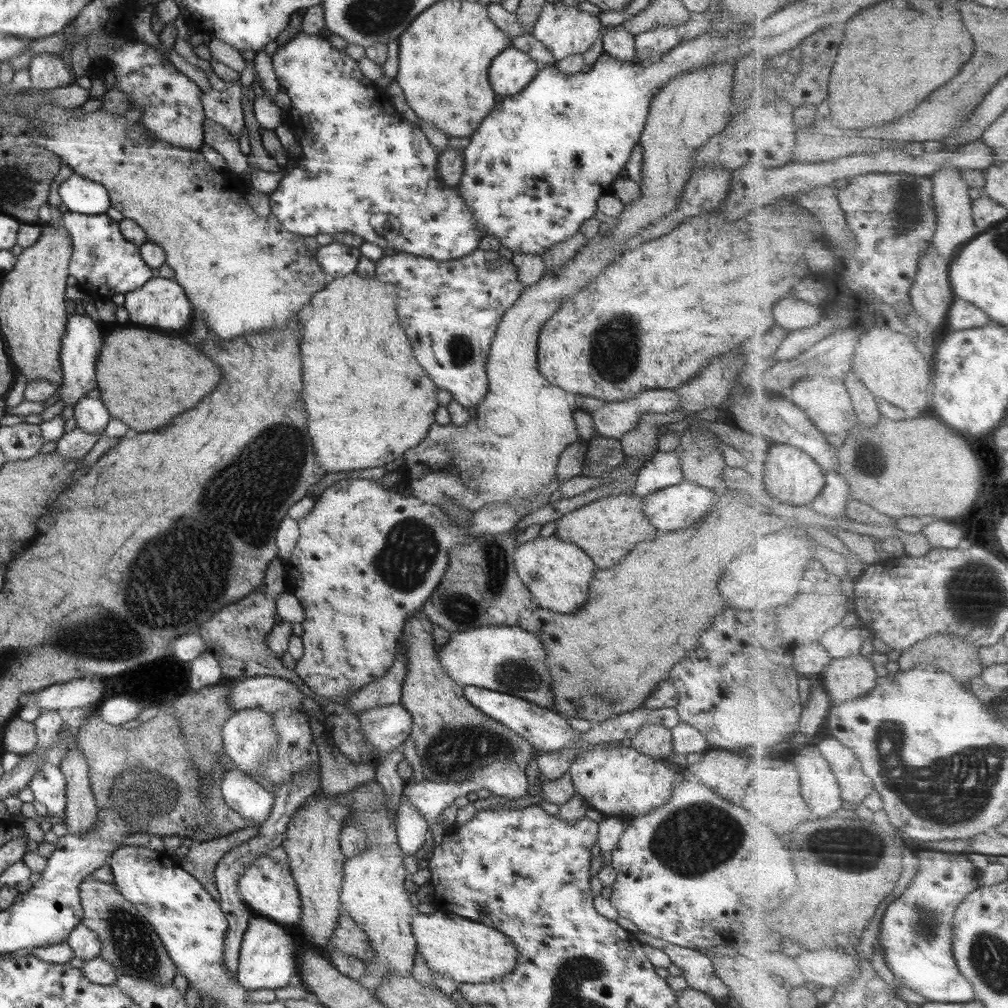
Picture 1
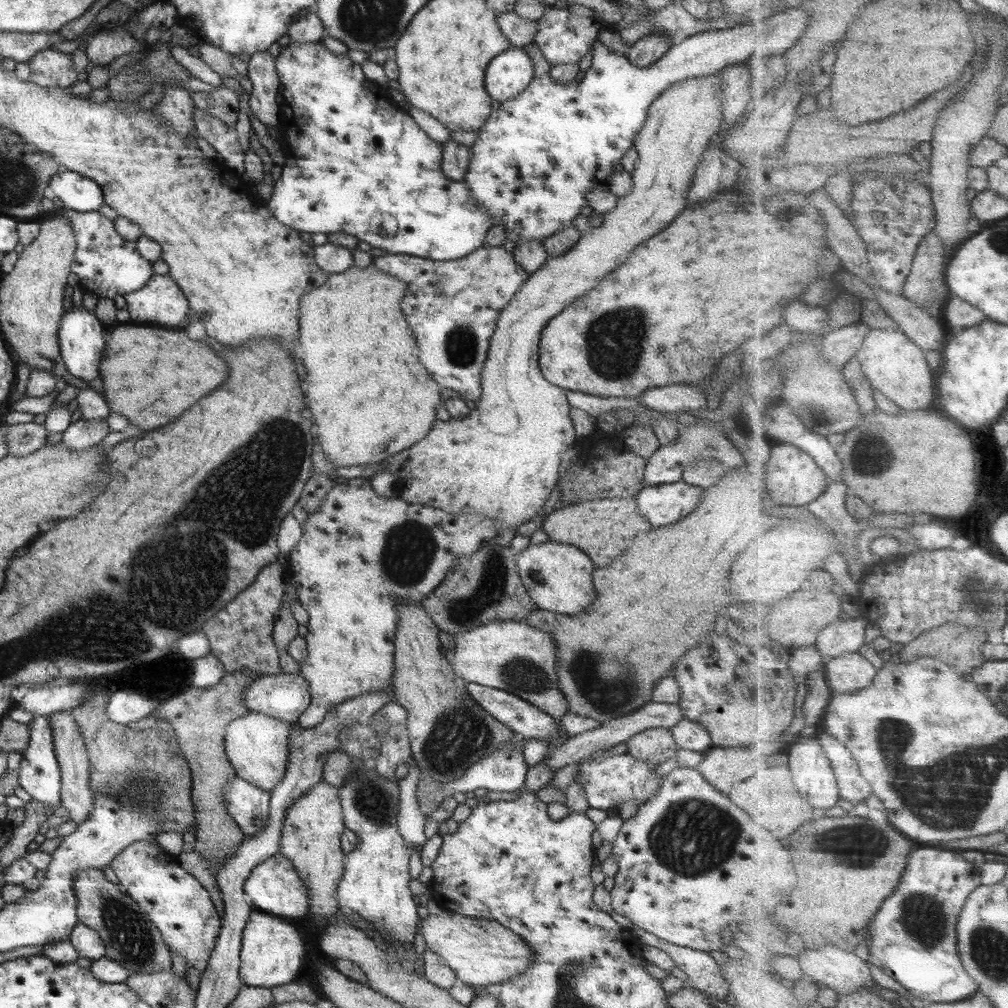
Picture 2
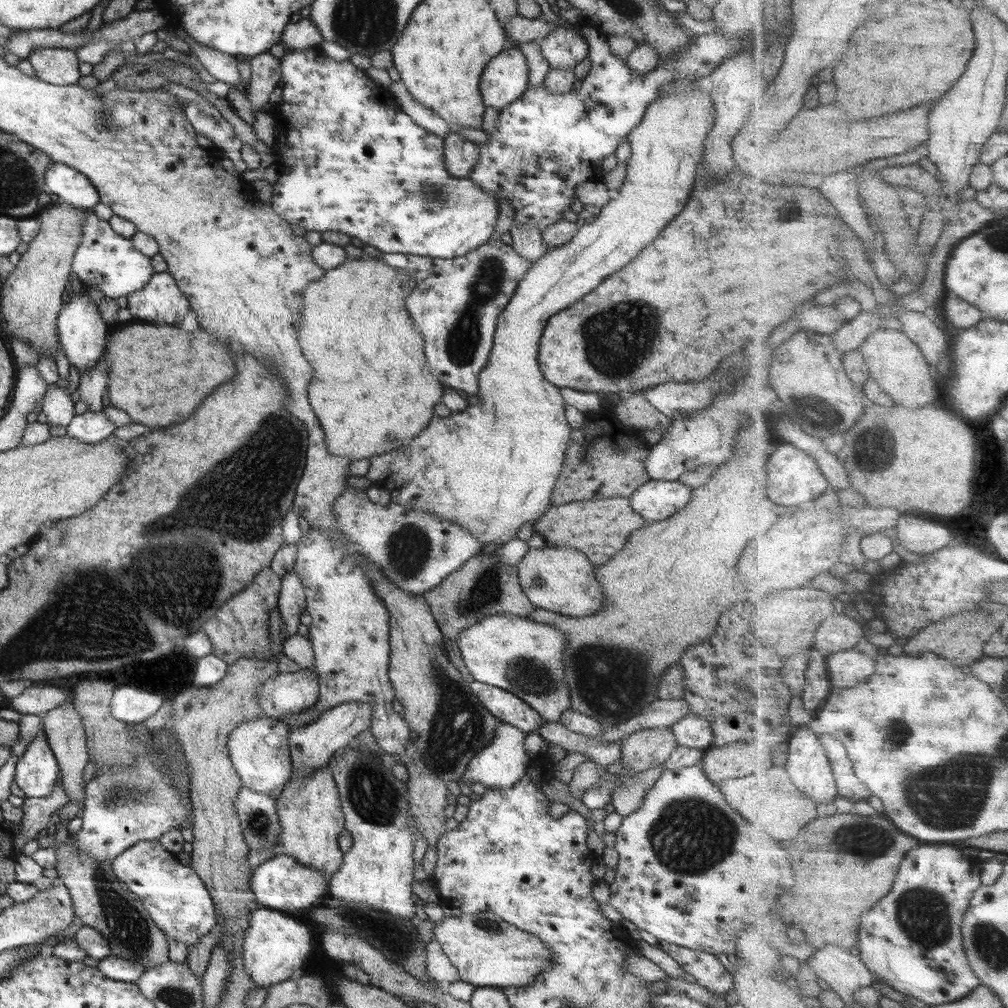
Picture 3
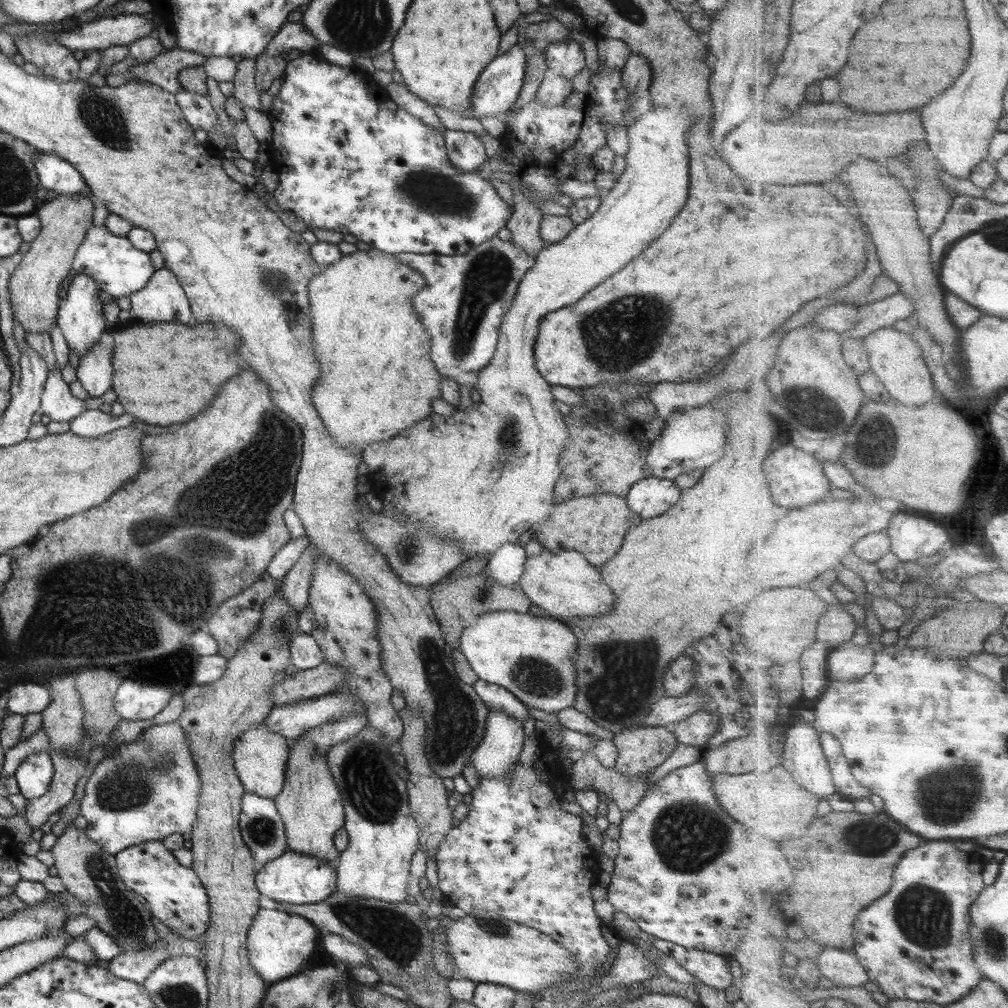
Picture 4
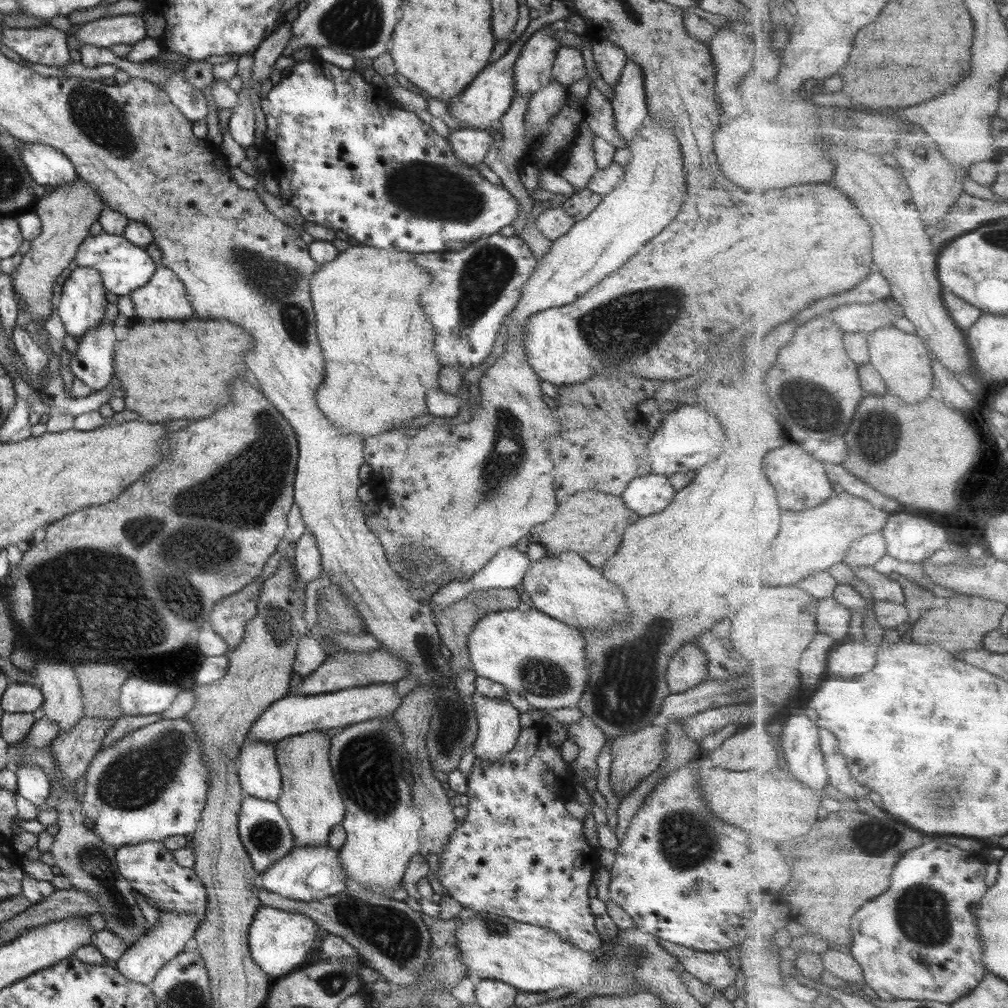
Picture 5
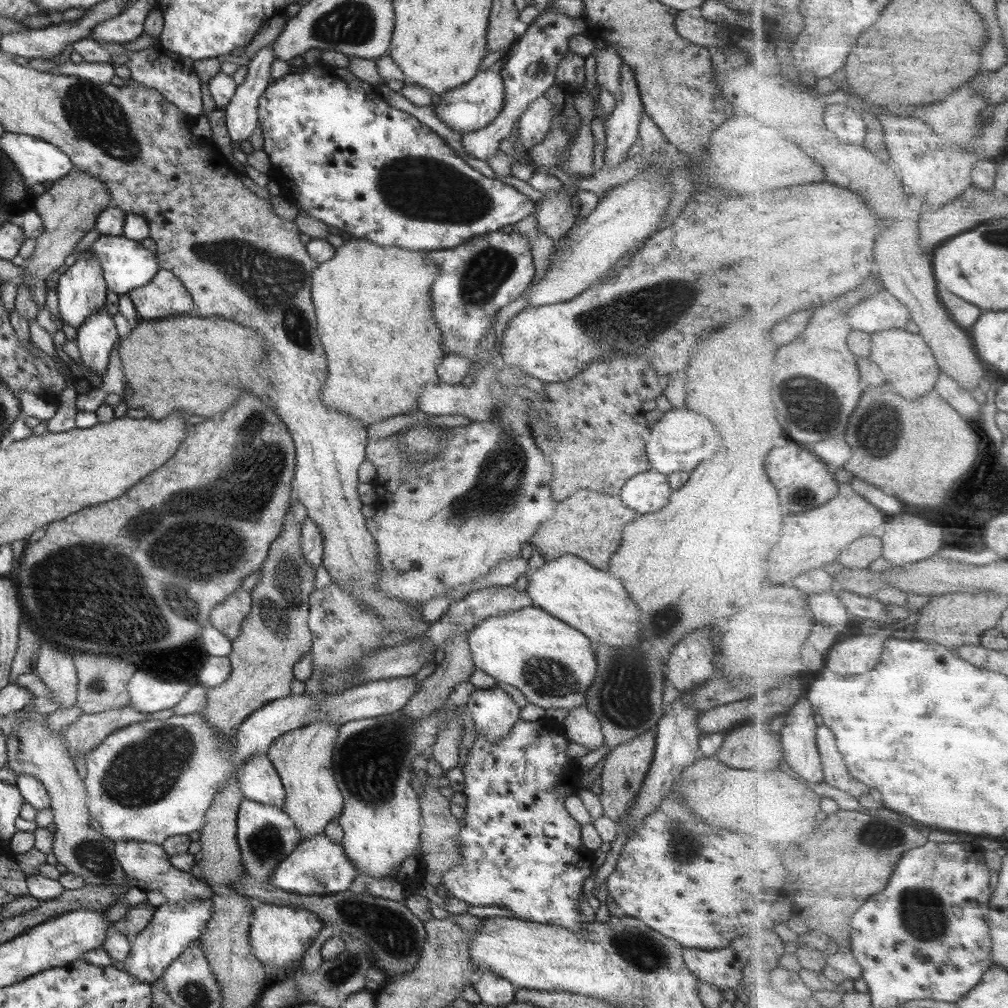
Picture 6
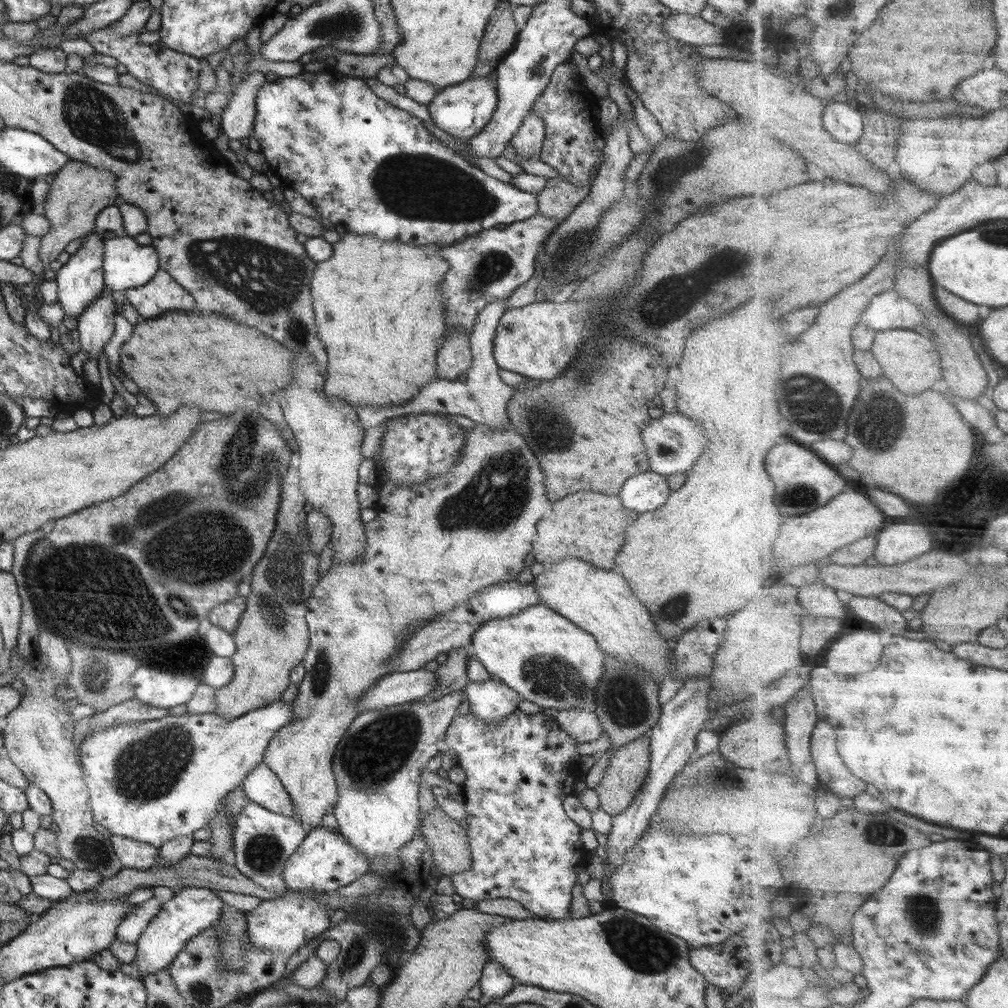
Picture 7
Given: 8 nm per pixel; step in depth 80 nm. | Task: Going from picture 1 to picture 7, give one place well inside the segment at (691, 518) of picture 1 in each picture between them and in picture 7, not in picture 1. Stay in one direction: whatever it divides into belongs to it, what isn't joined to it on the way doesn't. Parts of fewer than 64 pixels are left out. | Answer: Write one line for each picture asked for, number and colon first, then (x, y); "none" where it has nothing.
2: (661, 505)
3: (656, 500)
4: (652, 496)
5: (646, 495)
6: (647, 492)
7: (645, 492)

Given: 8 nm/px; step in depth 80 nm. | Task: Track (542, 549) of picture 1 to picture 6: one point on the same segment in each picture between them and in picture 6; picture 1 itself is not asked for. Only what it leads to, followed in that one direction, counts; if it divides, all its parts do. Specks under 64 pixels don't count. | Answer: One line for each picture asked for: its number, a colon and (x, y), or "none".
2: (558, 577)
3: (557, 578)
4: (564, 585)
5: (567, 588)
6: (593, 601)

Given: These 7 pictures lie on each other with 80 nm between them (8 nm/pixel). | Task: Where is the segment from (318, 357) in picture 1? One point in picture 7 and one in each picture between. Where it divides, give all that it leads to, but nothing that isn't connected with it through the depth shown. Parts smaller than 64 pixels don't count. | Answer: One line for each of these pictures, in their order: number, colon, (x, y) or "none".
2: (358, 350)
3: (354, 319)
4: (355, 328)
5: (375, 351)
6: (375, 321)
7: (379, 312)

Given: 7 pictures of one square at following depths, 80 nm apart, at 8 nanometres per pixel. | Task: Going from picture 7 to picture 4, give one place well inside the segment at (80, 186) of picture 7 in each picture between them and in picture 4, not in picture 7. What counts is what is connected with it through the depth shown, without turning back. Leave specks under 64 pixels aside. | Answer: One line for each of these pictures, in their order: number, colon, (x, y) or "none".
4: (33, 286)
5: (67, 214)
6: (69, 209)

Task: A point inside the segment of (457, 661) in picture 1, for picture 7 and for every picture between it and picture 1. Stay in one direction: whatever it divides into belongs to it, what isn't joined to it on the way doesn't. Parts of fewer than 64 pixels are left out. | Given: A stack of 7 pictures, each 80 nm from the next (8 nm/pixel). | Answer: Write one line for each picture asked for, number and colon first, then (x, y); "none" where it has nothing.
2: (513, 656)
3: (514, 653)
4: (532, 656)
5: (525, 650)
6: (553, 664)
7: (547, 659)

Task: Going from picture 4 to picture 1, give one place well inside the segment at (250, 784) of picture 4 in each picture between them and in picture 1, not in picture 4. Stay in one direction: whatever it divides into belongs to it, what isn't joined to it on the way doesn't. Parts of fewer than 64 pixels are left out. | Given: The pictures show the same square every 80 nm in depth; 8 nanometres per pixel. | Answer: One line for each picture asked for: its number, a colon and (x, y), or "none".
1: (248, 738)
2: (257, 746)
3: (259, 750)

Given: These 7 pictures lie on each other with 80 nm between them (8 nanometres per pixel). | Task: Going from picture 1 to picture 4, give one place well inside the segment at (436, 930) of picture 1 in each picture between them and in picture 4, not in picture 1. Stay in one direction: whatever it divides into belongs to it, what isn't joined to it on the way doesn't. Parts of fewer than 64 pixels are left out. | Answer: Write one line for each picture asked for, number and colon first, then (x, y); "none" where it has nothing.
2: (481, 952)
3: (486, 951)
4: (486, 951)

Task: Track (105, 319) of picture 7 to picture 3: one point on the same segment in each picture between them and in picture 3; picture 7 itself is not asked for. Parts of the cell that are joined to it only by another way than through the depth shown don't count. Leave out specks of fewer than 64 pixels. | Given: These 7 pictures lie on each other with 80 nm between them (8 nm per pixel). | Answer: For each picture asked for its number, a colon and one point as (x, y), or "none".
3: (93, 382)
4: (94, 371)
5: (93, 360)
6: (96, 337)

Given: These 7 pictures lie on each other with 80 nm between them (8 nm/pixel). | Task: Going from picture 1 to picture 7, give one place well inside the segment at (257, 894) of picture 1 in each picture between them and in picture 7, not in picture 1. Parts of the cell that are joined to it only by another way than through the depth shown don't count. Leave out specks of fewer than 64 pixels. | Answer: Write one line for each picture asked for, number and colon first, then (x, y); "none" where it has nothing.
2: (275, 886)
3: (281, 883)
4: (296, 878)
5: (305, 873)
6: (317, 866)
7: (325, 861)

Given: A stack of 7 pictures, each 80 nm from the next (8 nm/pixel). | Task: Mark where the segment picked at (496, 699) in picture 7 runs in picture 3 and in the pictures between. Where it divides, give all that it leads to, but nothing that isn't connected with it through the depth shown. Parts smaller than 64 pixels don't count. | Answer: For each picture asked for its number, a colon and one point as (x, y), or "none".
3: (500, 764)
4: (497, 753)
5: (498, 721)
6: (493, 710)

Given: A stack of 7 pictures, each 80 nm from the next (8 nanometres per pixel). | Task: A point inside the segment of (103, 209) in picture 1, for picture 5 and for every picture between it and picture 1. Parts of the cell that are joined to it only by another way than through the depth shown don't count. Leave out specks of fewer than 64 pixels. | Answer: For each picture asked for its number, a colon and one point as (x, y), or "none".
2: (77, 192)
3: (72, 187)
4: (55, 173)
5: (46, 165)

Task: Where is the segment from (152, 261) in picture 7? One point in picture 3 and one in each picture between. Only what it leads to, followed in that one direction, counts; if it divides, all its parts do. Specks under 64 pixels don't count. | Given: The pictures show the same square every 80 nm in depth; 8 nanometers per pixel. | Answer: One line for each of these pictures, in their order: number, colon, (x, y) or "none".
3: (104, 260)
4: (119, 268)
5: (124, 267)
6: (127, 264)

